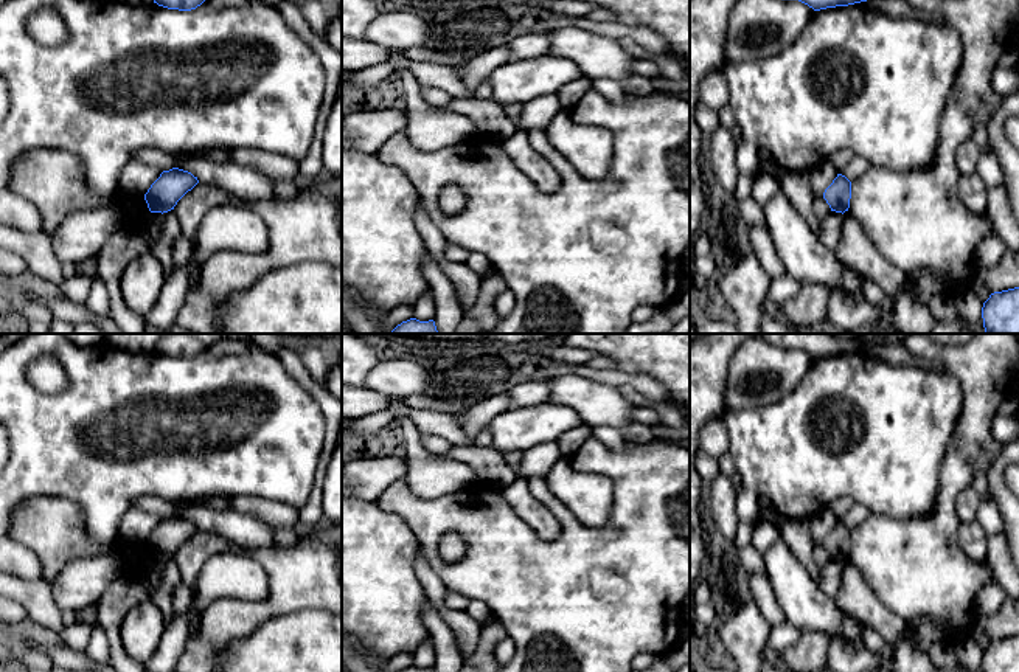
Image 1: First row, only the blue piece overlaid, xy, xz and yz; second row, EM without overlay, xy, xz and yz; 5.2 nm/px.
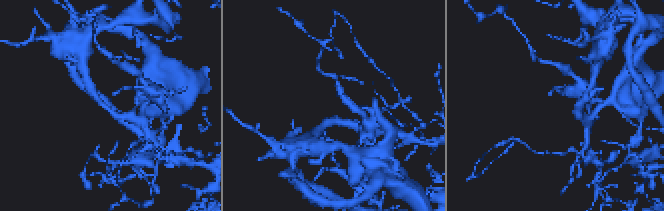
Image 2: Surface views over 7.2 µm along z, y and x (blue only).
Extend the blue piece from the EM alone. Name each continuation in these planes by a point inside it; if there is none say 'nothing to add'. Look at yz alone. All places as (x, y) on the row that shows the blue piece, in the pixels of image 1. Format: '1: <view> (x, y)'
nothing to add

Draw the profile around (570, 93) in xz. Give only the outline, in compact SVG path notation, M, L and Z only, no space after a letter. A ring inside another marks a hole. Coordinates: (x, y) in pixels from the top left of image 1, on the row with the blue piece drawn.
M581 76L573 82L565 84L558 92L558 98L561 101L562 109L573 107L590 88L592 88L592 81L586 76Z

